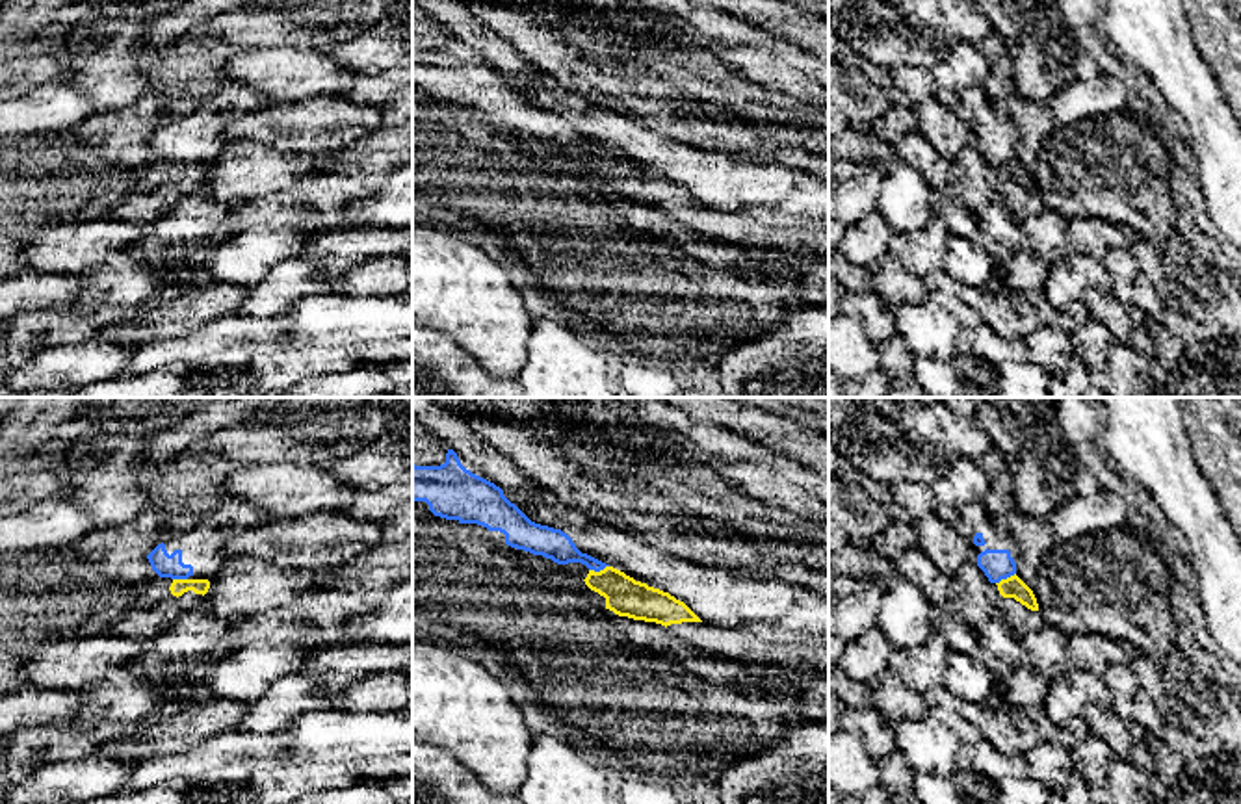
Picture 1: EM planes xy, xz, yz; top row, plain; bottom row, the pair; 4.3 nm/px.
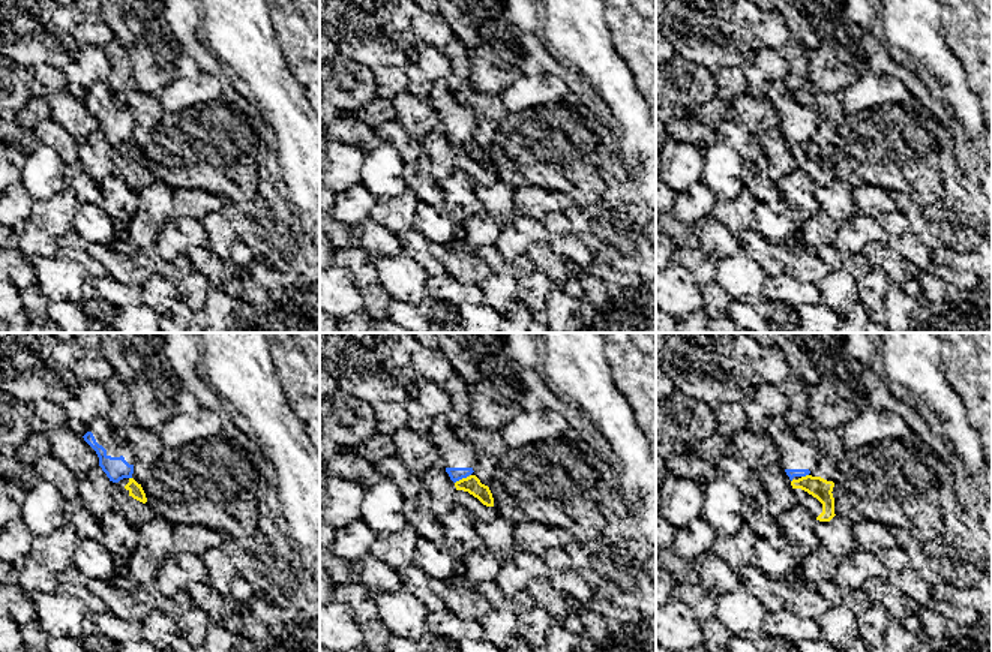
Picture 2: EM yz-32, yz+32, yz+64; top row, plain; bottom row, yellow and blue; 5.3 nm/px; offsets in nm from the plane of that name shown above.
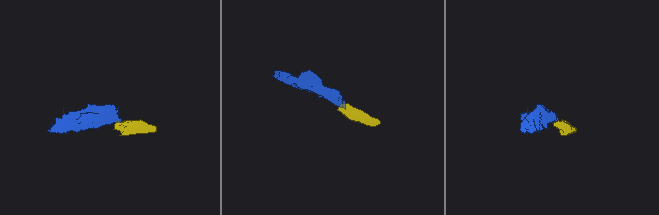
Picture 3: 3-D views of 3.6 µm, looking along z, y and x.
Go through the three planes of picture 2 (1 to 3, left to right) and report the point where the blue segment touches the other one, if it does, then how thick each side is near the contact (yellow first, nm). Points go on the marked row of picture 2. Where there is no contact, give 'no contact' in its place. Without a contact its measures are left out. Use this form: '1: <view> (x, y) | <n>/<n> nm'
1: no contact
2: yz+32 (462, 478) | 90/70 nm
3: yz+64 (806, 475) | 120/50 nm

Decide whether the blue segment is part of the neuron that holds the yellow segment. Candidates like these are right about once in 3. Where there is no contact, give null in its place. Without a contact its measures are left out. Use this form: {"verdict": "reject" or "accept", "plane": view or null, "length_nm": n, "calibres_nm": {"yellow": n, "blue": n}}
{"verdict": "reject", "plane": "xz", "length_nm": 90, "calibres_nm": {"yellow": 170, "blue": 130}}

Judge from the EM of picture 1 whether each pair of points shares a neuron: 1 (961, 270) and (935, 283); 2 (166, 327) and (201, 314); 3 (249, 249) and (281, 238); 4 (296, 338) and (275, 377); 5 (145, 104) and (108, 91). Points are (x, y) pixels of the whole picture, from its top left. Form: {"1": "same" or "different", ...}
{"1": "different", "2": "same", "3": "same", "4": "different", "5": "different"}

